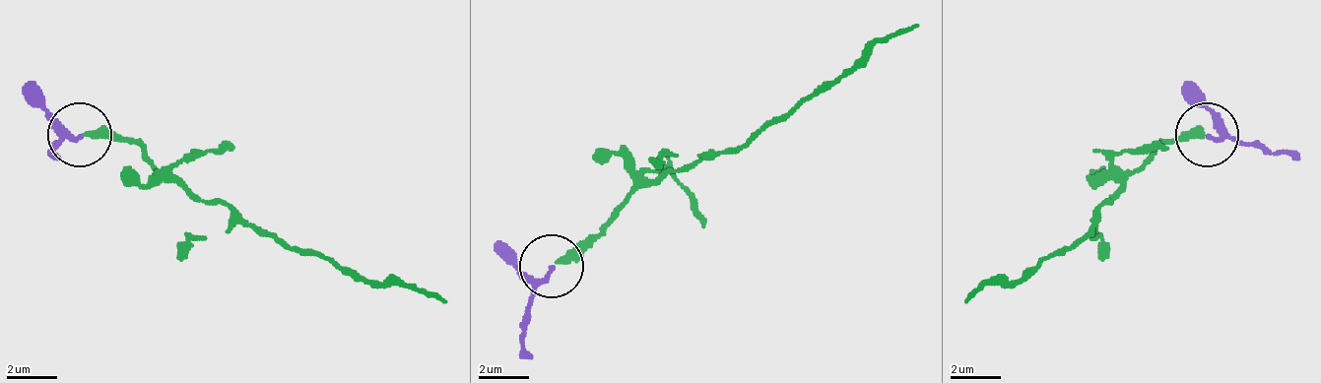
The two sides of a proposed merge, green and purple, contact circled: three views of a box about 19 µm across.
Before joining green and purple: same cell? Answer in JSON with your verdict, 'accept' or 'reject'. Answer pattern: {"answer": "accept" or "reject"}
{"answer": "accept"}

